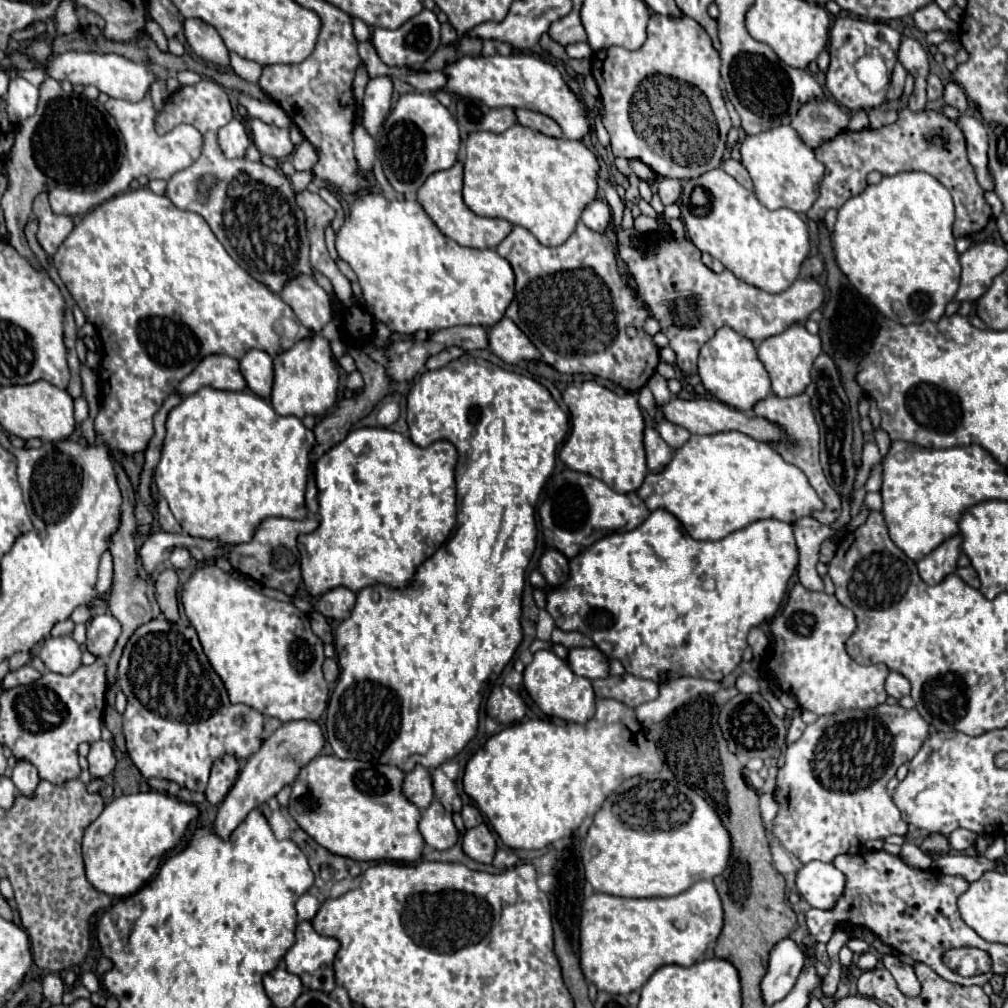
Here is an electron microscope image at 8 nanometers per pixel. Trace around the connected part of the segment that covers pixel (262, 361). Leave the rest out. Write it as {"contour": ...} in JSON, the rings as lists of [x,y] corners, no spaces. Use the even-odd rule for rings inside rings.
{"contour":[[[251,349],[243,355],[239,361],[239,369],[247,381],[247,387],[257,393],[263,399],[271,397],[271,387],[273,387],[273,359],[261,351],[261,349]]]}

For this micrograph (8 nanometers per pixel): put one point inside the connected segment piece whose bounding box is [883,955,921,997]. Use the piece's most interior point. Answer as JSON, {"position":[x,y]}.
{"position":[907,981]}

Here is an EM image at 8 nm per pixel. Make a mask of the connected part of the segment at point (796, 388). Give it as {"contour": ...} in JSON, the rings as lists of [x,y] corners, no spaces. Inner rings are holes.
{"contour":[[[795,323],[789,329],[785,329],[783,333],[761,341],[757,353],[771,377],[773,395],[777,395],[781,399],[795,397],[795,395],[801,395],[805,391],[805,387],[811,383],[811,367],[813,367],[813,361],[821,353],[821,339],[817,335],[811,335],[801,323]]]}

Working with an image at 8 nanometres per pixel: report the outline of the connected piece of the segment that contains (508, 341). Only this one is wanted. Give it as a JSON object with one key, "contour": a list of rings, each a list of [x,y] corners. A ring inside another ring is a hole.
{"contour":[[[503,317],[499,323],[487,329],[489,333],[489,347],[491,351],[503,359],[505,363],[519,363],[521,359],[541,359],[541,353],[537,347],[529,341],[529,337],[507,317]]]}

